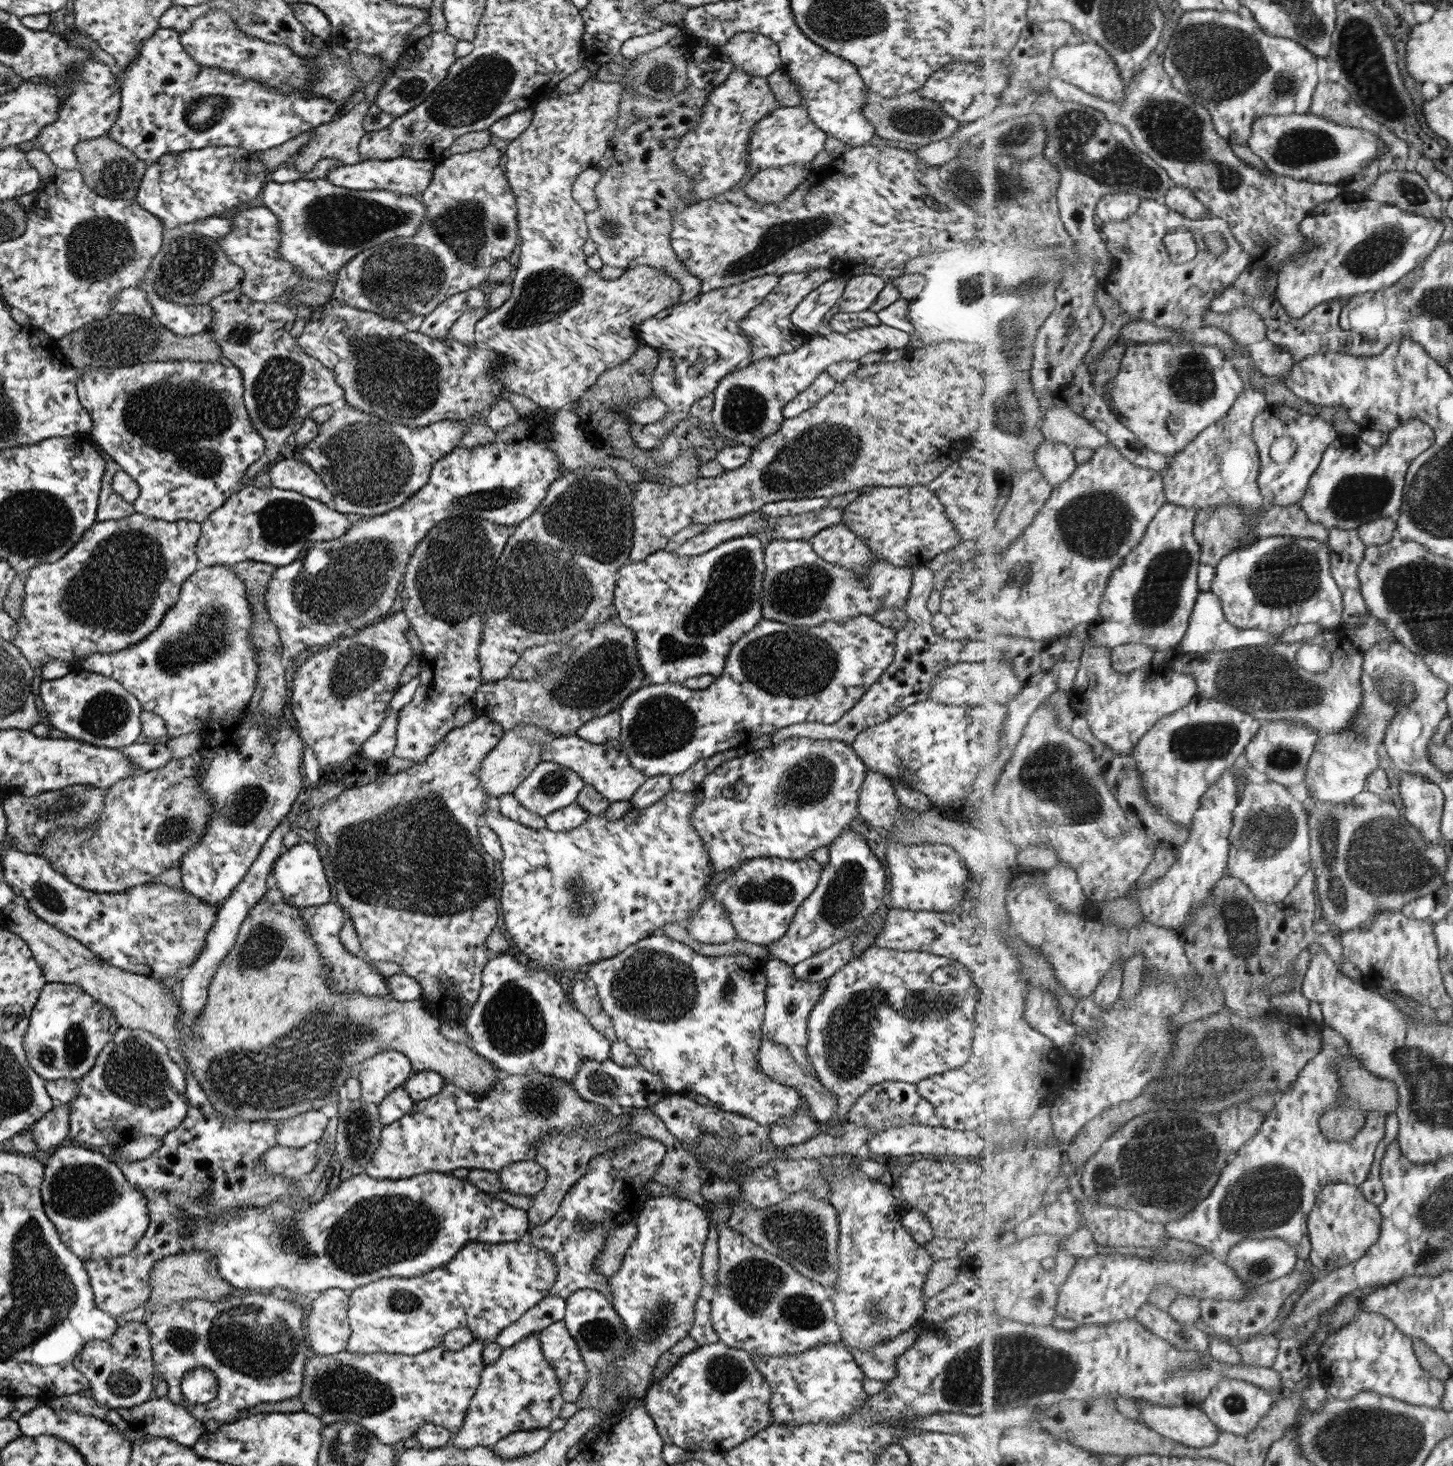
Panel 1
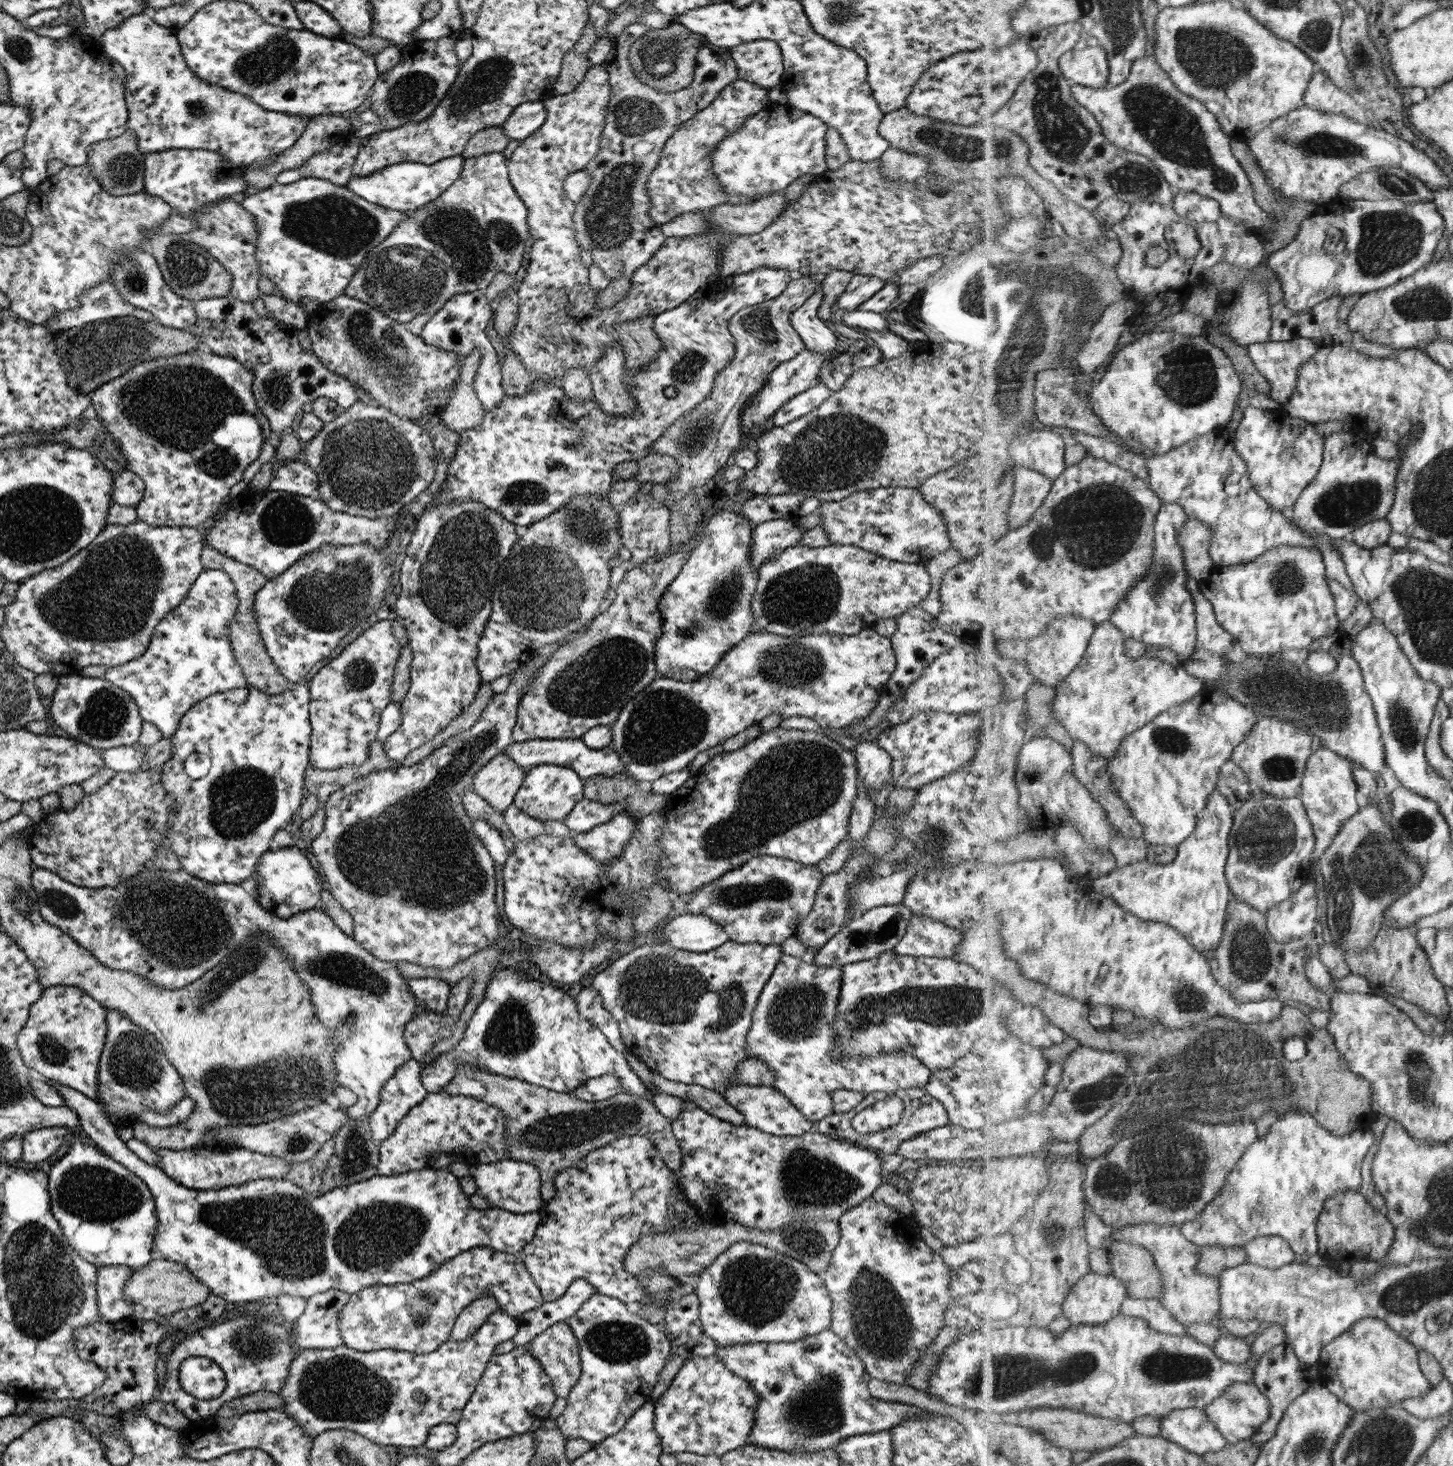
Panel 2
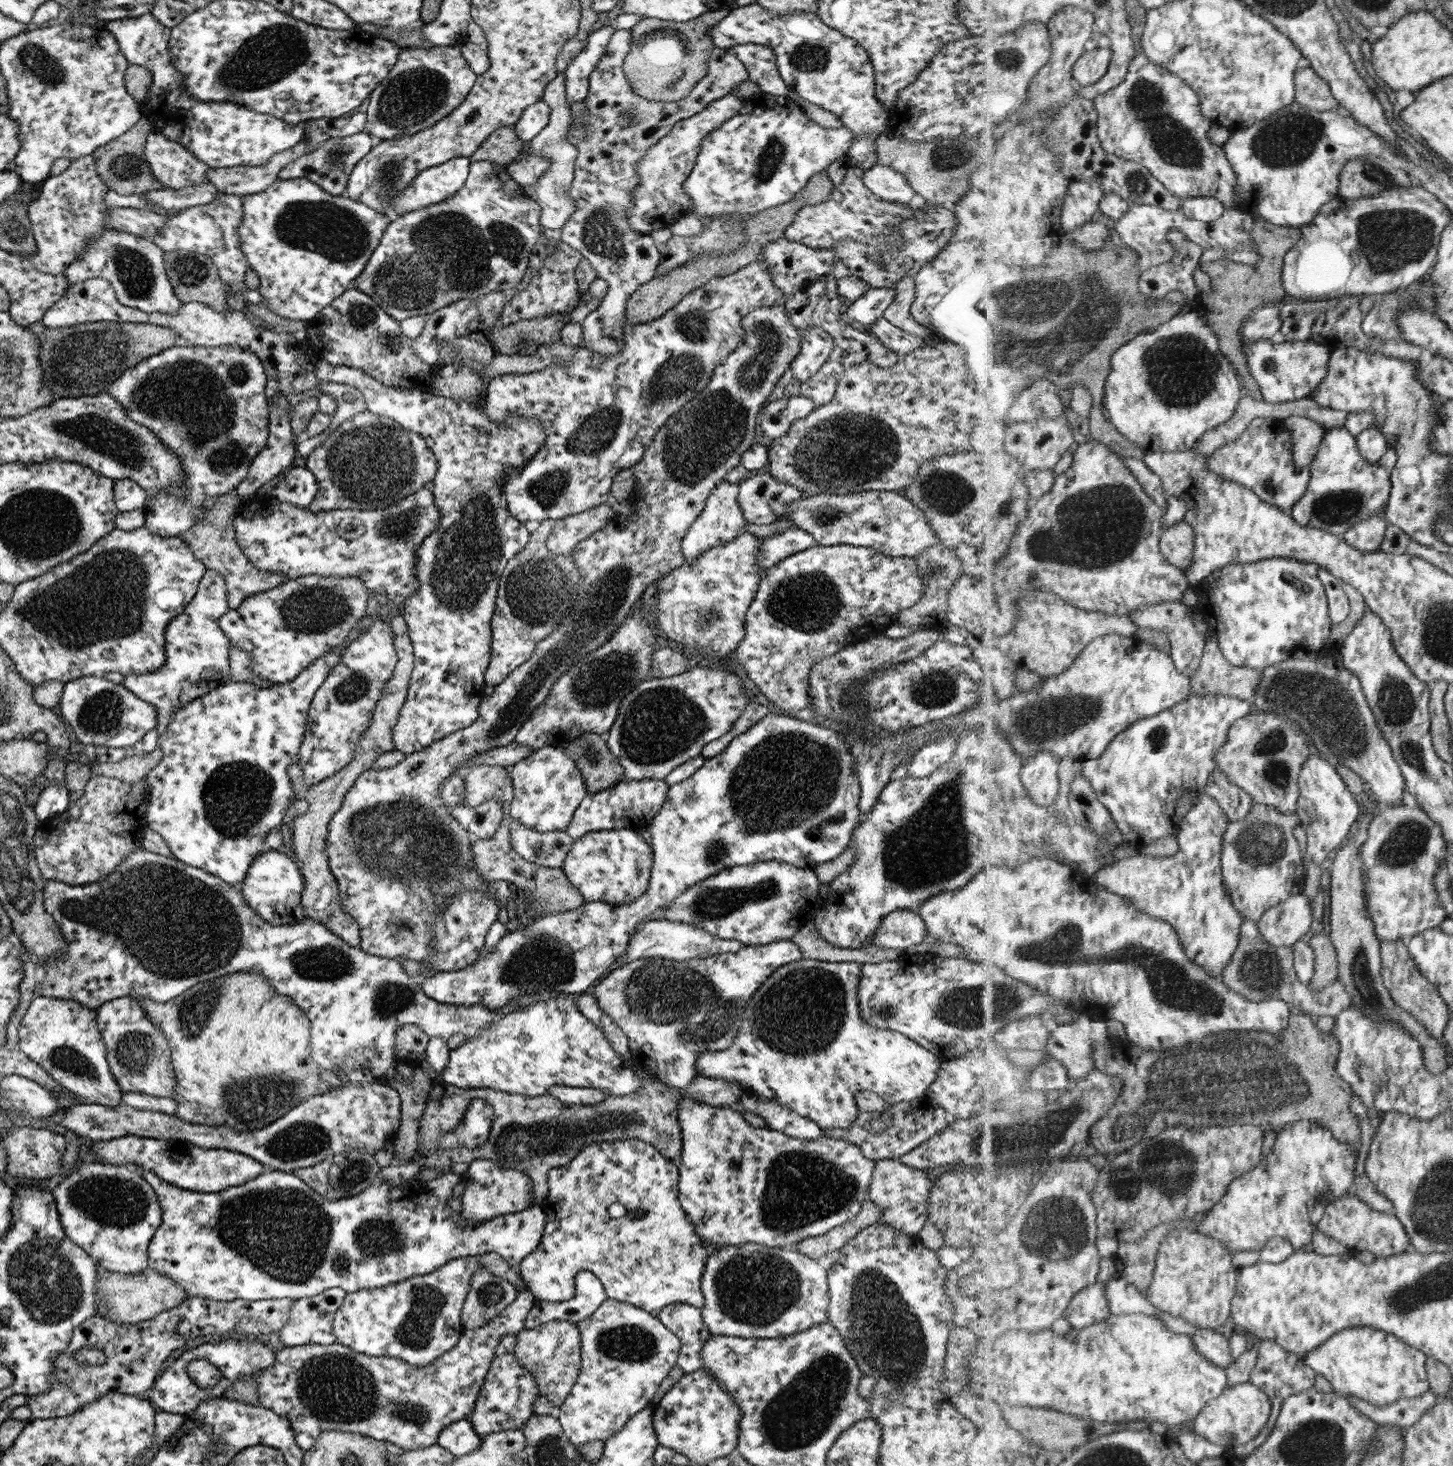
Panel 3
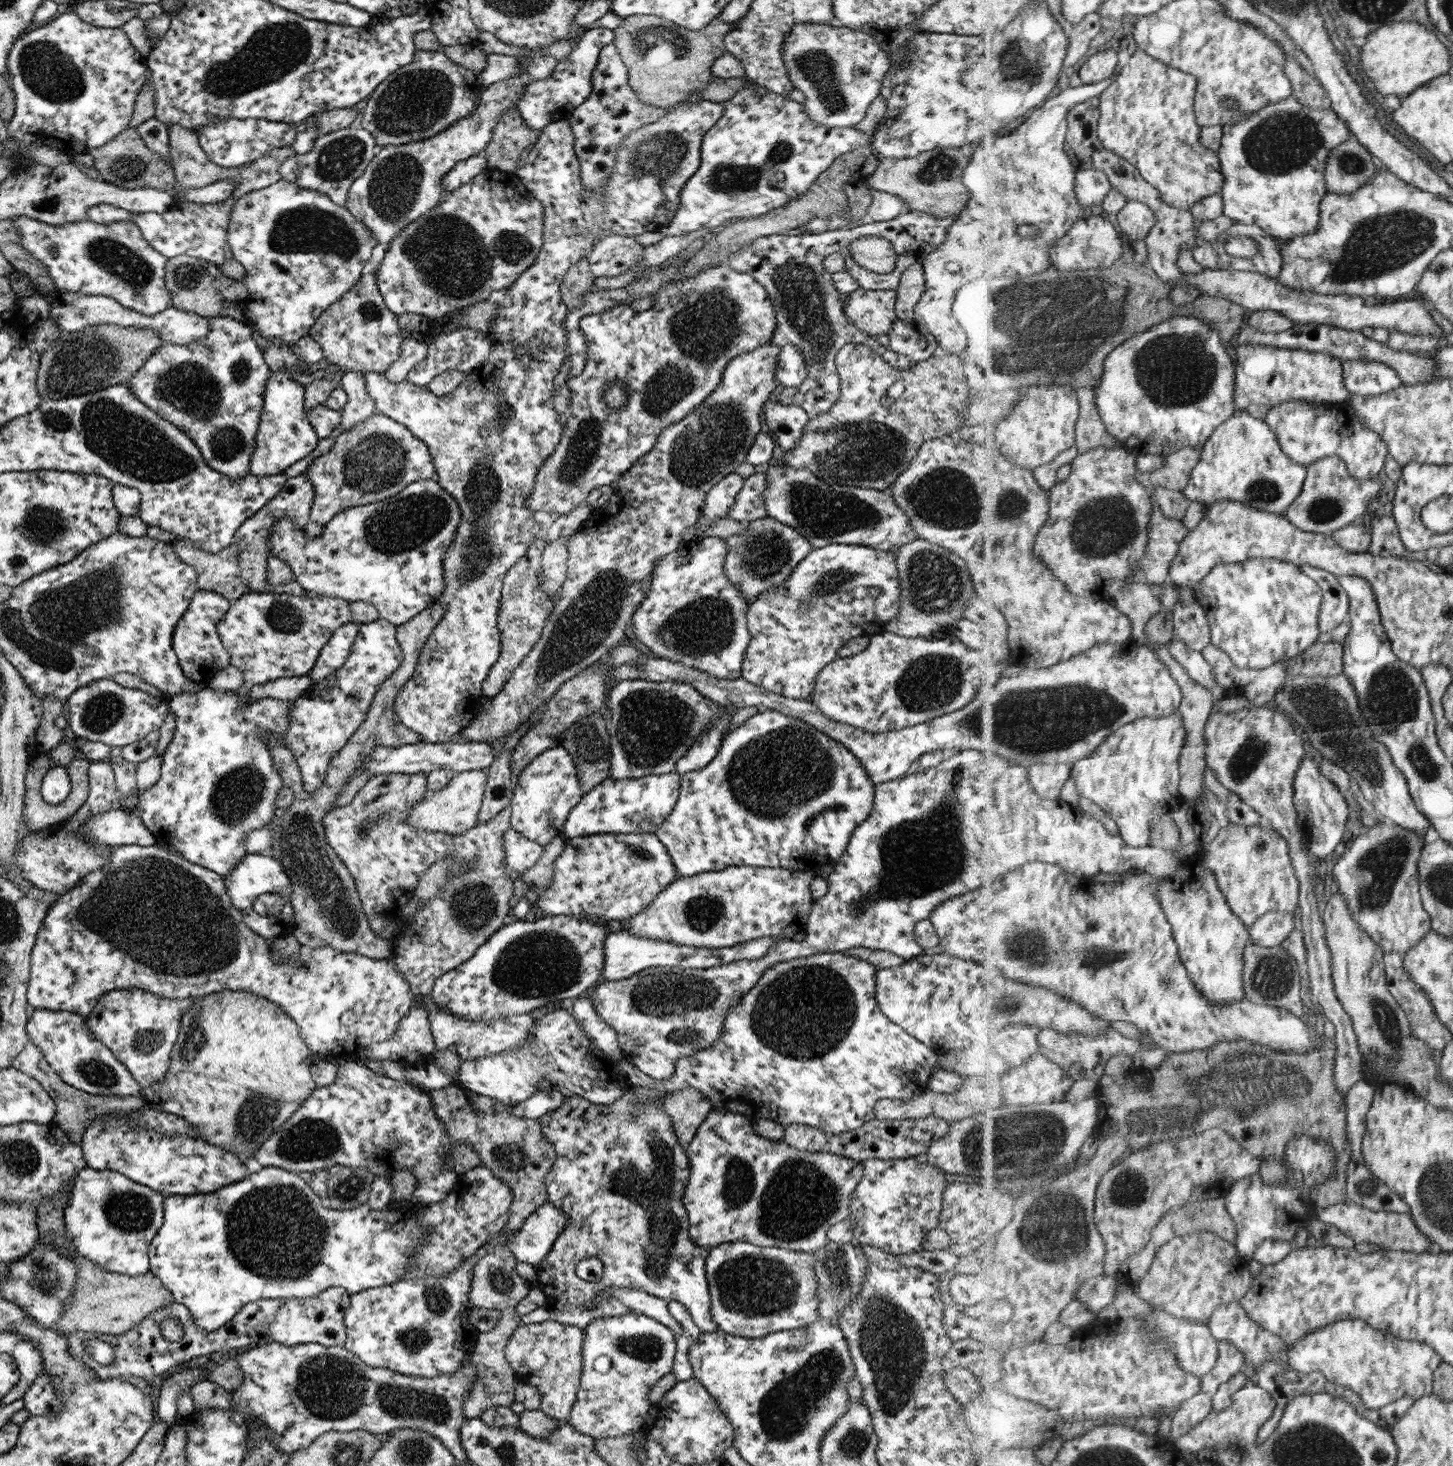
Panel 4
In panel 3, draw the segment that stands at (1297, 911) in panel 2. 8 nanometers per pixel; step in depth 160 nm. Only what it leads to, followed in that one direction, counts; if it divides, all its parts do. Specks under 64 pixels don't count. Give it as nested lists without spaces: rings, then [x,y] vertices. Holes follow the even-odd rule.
[[[1301,893],[1266,911],[1266,914],[1259,920],[1258,927],[1267,942],[1278,947],[1292,948],[1295,943],[1310,935],[1311,924],[1313,924],[1311,899],[1306,894]]]

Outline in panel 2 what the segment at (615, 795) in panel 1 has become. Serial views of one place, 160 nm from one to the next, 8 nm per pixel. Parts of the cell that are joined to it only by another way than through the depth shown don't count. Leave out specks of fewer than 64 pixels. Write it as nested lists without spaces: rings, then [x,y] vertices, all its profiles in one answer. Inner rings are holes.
[[[535,739],[511,743],[503,750],[503,754],[507,754],[511,762],[517,763],[517,766],[524,769],[535,767],[537,764],[556,764],[573,770],[573,772],[582,780],[594,775],[613,777],[613,775],[625,774],[623,763],[619,761],[617,754],[615,754],[609,746],[600,750],[592,750],[583,745],[583,742],[580,739]]]

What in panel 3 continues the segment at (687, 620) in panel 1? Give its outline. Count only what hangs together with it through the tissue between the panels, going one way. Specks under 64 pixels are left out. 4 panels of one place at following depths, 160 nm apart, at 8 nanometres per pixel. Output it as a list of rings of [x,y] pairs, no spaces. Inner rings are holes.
[[[722,480],[713,487],[713,490],[705,499],[698,517],[689,525],[681,539],[680,551],[687,564],[690,564],[692,560],[696,560],[702,552],[717,547],[721,543],[729,543],[729,540],[733,540],[742,533],[747,522],[743,518],[741,509],[736,501],[737,493],[737,483]]]

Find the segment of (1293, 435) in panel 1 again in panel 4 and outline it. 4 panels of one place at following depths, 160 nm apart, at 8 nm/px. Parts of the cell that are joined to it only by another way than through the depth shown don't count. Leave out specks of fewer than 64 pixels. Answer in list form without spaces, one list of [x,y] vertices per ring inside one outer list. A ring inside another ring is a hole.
[[[1238,411],[1225,424],[1213,432],[1211,438],[1203,445],[1203,452],[1197,466],[1193,469],[1190,483],[1184,493],[1191,501],[1203,502],[1207,506],[1220,500],[1241,501],[1262,511],[1285,514],[1288,508],[1299,498],[1307,480],[1308,467],[1297,464],[1283,452],[1278,436],[1263,417],[1253,418],[1246,411]]]

